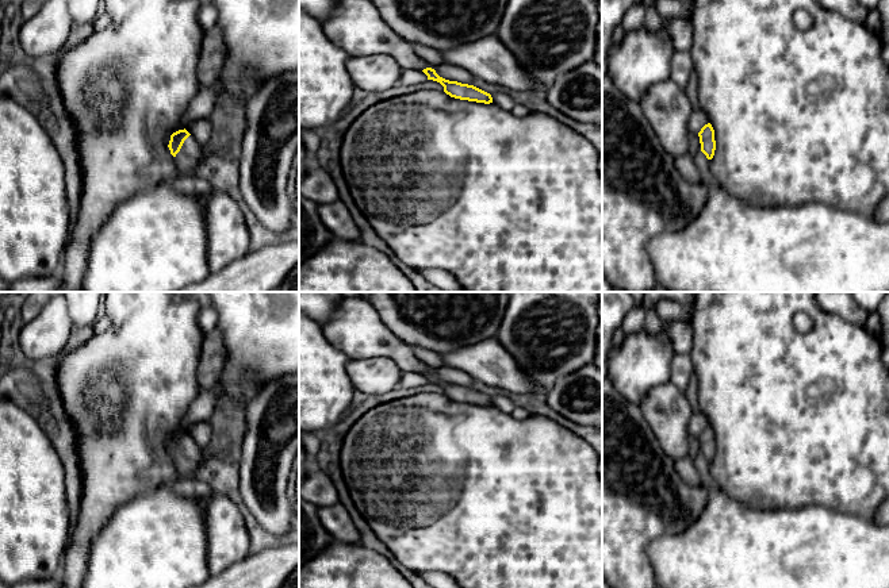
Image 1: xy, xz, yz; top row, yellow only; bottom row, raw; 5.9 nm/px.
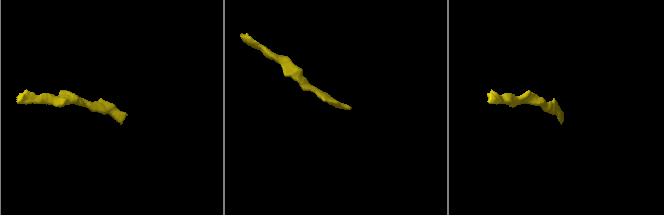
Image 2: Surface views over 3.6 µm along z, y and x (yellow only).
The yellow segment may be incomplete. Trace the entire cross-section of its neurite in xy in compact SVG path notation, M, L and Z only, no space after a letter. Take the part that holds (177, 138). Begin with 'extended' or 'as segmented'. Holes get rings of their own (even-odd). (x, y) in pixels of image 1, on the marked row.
extended | M185 128L170 135L168 147L181 176L189 174L206 153L206 149Z

